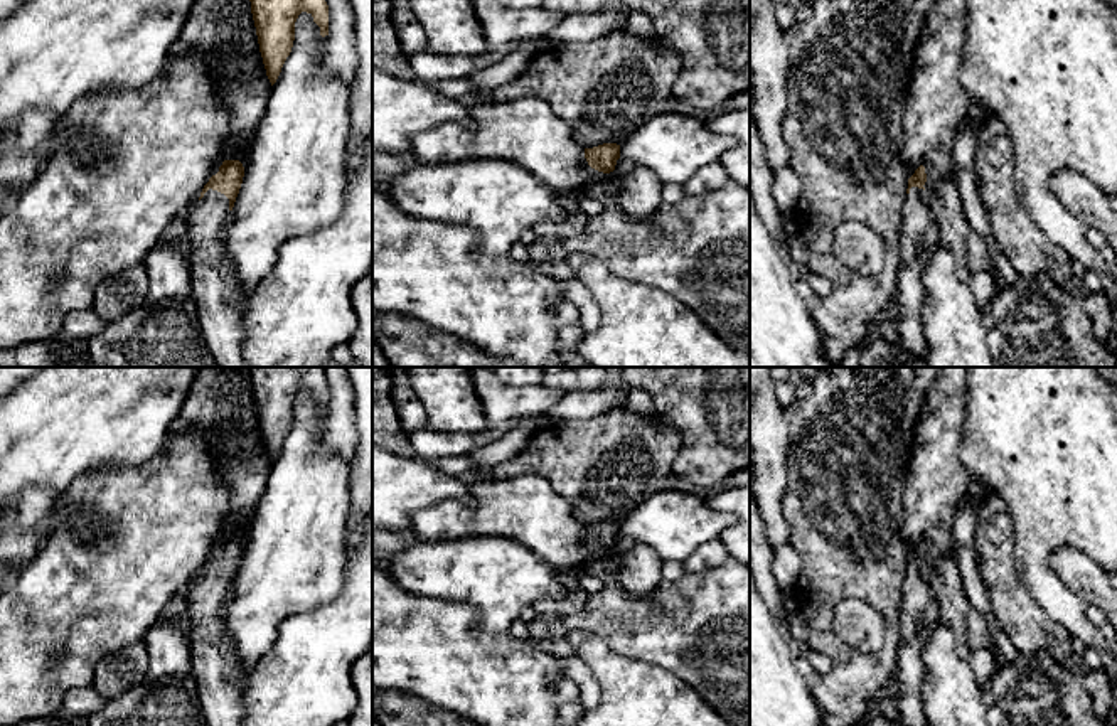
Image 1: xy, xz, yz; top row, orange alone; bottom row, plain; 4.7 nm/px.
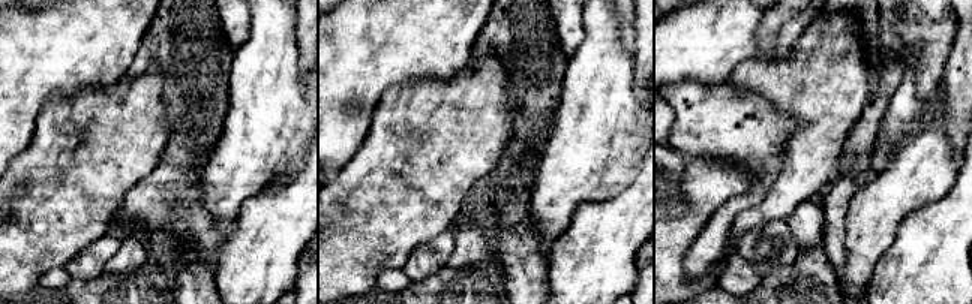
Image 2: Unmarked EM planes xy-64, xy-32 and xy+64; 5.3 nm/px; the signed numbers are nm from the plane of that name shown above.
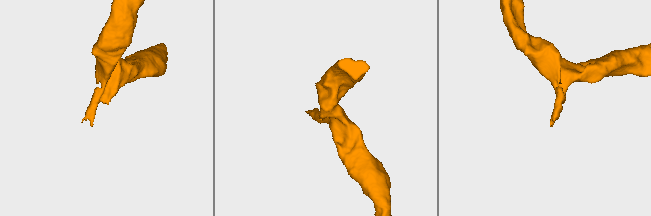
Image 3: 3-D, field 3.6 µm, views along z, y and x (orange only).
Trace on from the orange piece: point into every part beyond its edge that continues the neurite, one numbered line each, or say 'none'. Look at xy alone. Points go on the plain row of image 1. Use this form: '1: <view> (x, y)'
1: xy (214, 666)

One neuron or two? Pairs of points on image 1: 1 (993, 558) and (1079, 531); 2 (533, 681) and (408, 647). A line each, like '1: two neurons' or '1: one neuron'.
1: two neurons
2: one neuron

